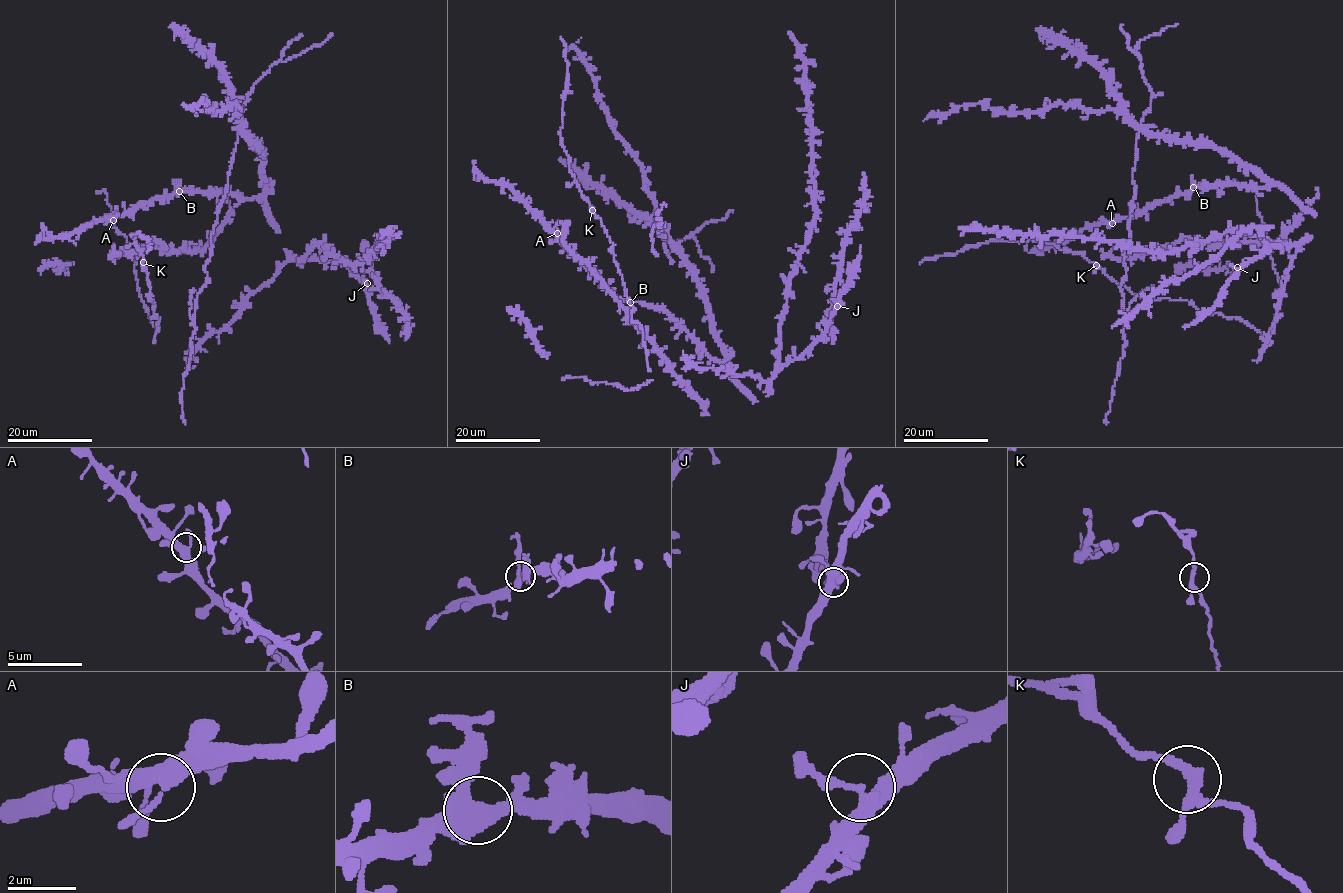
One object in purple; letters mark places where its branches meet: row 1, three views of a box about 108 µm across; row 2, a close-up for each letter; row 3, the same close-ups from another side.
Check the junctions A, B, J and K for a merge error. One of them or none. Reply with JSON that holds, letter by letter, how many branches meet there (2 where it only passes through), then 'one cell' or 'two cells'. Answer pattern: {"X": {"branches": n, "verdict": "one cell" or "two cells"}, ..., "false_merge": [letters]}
{"A": {"branches": 3, "verdict": "one cell"}, "B": {"branches": 3, "verdict": "two cells"}, "J": {"branches": 3, "verdict": "one cell"}, "K": {"branches": 3, "verdict": "one cell"}, "false_merge": ["B"]}

